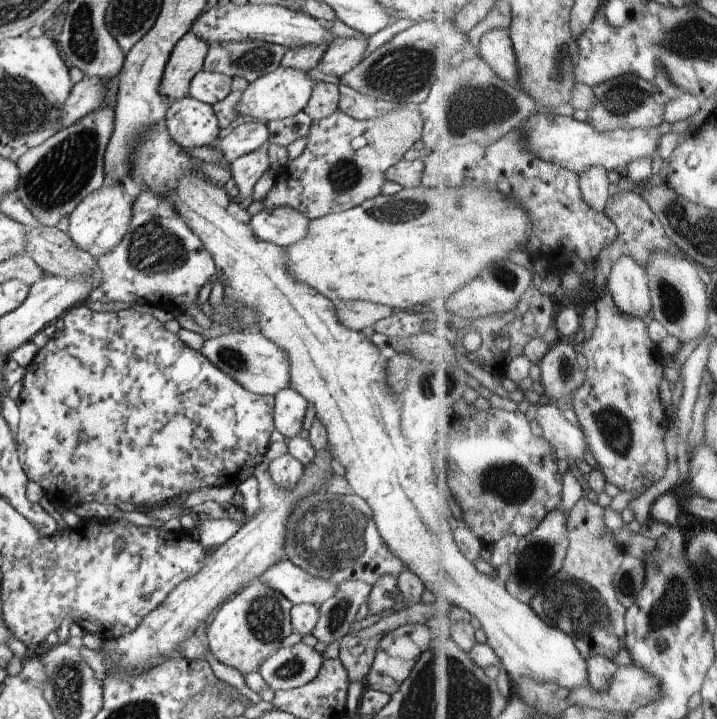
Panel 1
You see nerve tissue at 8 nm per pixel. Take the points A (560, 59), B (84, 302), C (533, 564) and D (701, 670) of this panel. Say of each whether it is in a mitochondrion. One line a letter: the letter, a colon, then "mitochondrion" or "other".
A: mitochondrion
B: other
C: mitochondrion
D: other

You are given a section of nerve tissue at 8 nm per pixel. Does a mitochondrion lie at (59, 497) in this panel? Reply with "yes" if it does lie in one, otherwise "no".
no

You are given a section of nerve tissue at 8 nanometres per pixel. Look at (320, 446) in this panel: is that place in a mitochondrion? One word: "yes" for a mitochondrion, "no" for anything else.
no

